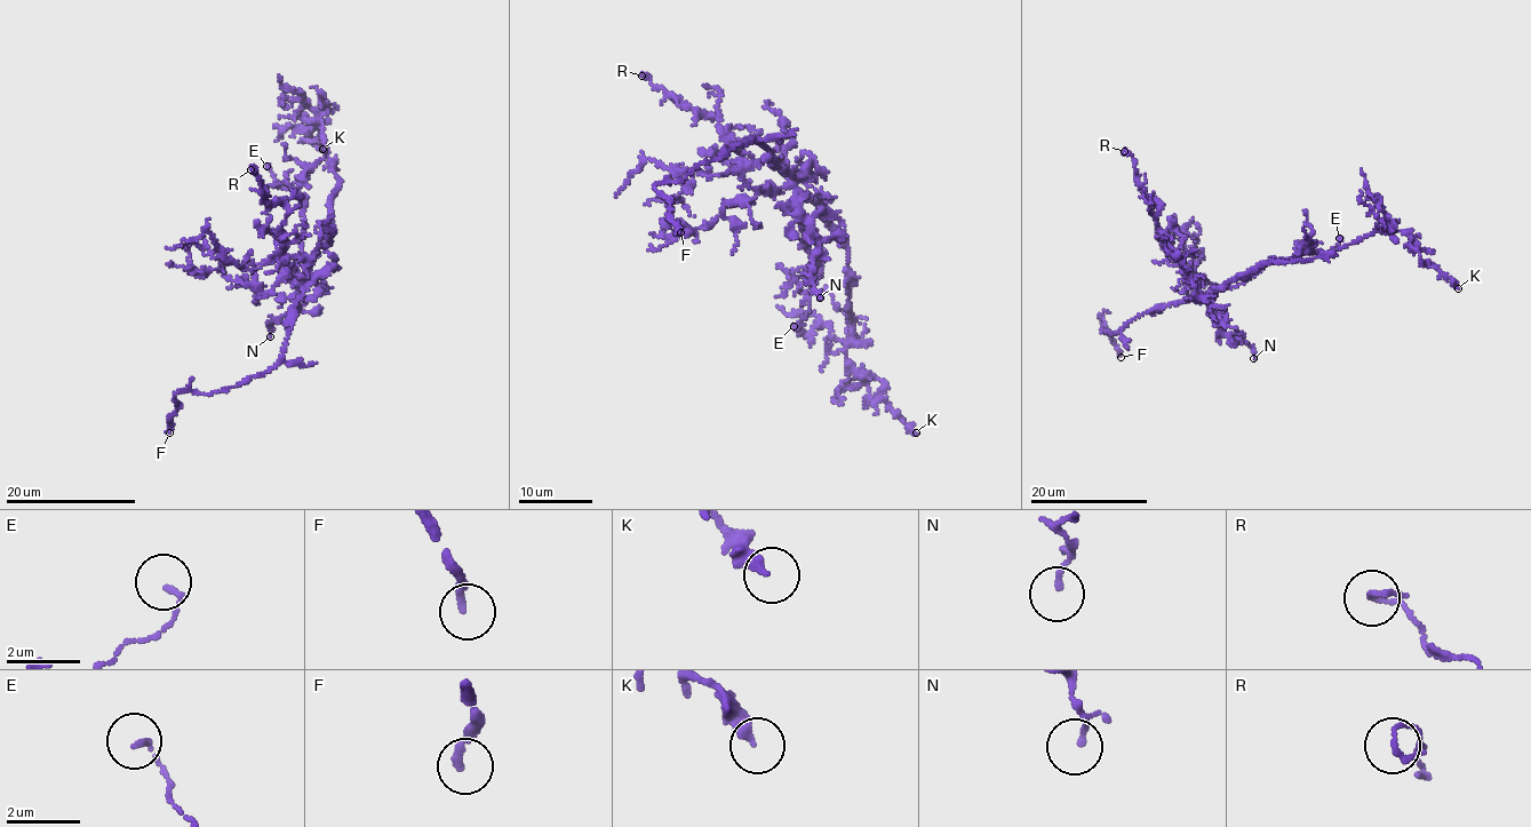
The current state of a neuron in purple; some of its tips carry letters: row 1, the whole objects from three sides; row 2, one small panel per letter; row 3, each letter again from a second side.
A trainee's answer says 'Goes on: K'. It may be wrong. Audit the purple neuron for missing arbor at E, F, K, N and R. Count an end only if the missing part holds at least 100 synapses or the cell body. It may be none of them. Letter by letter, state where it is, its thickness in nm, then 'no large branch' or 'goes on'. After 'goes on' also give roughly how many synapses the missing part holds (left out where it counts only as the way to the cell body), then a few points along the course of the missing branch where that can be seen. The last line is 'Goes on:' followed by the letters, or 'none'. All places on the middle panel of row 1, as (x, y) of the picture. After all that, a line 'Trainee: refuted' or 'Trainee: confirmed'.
E: at (794, 326); 120 nm thick; no large branch
F: at (680, 232); 200 nm thick; goes on; missing branch runs (680, 232), (685, 236), (692, 229), (707, 183), (736, 138), (741, 106), (746, 100), (752, 104), (750, 100)
K: at (916, 432); 260 nm thick; no large branch
N: at (820, 297); 100 nm thick; no large branch
R: at (642, 76); 160 nm thick; no large branch
Goes on: F
Trainee: refuted

